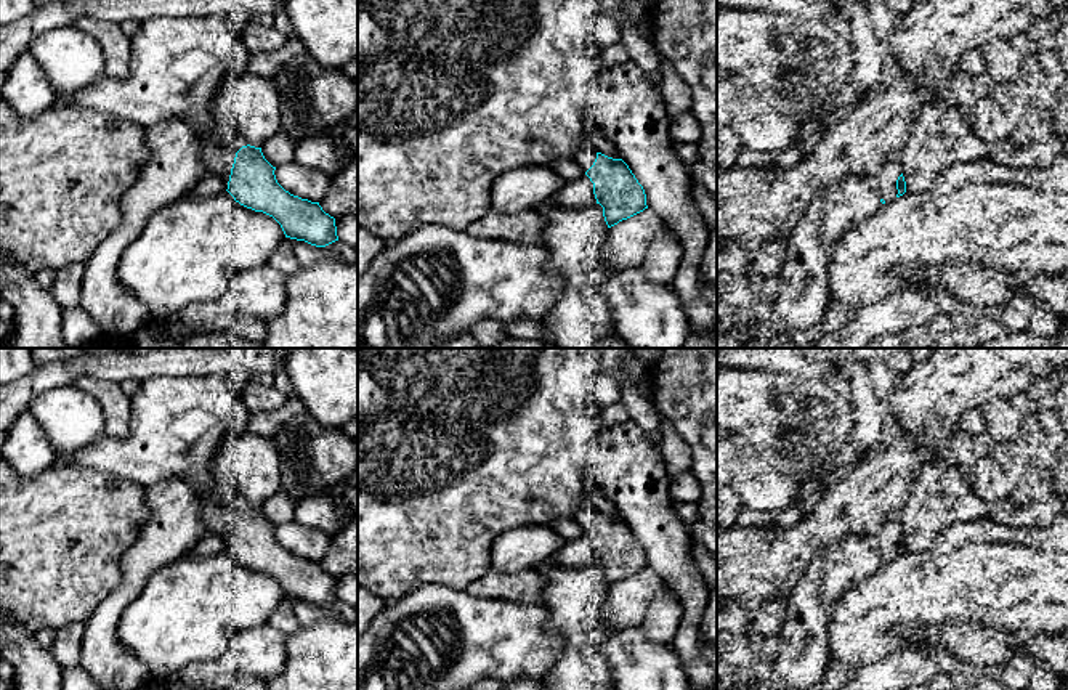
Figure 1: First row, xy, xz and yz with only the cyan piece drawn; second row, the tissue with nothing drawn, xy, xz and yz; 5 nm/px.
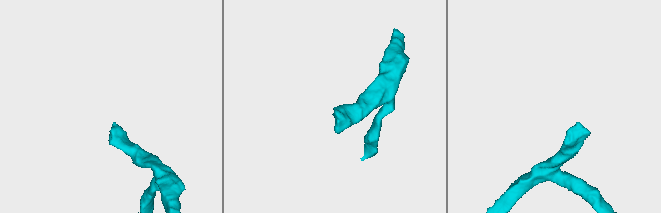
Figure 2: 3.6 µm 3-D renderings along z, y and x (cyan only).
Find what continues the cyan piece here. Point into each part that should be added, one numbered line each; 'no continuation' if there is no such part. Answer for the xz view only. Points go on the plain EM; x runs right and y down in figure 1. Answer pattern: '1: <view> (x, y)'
1: xz (579, 552)

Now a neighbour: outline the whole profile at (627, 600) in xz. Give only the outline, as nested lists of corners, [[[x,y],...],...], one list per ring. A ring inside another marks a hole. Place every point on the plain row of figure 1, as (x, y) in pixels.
[[[649,568],[611,586],[605,603],[606,623],[616,632],[641,626],[646,610],[664,586],[662,576]]]

